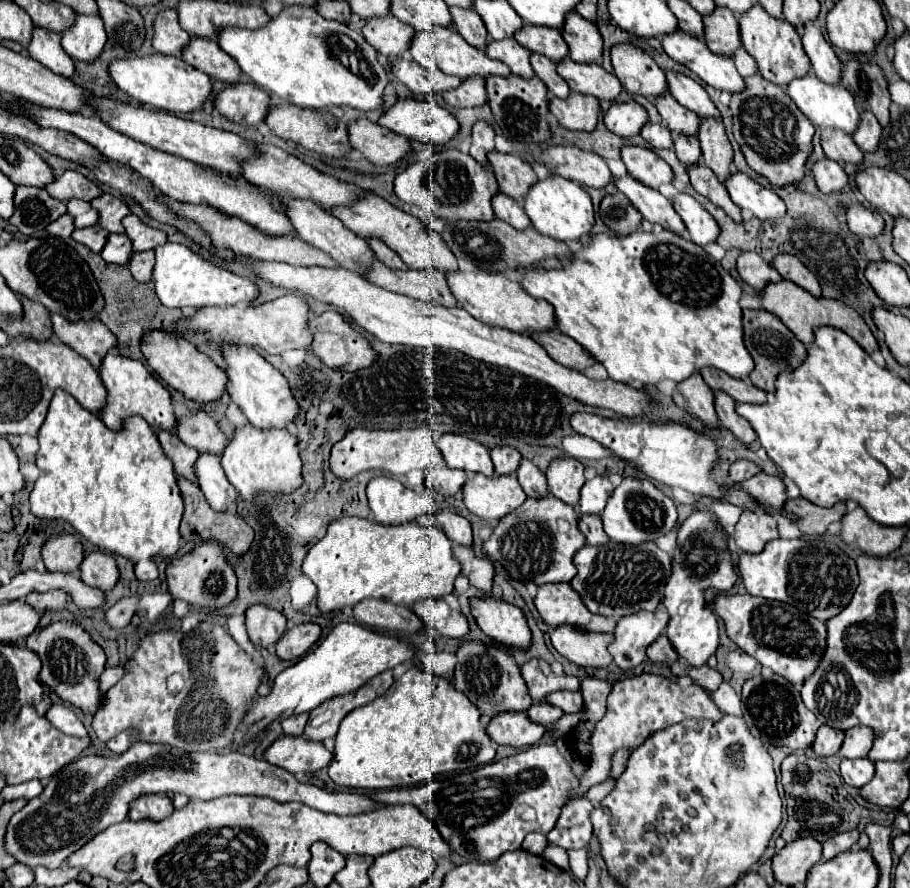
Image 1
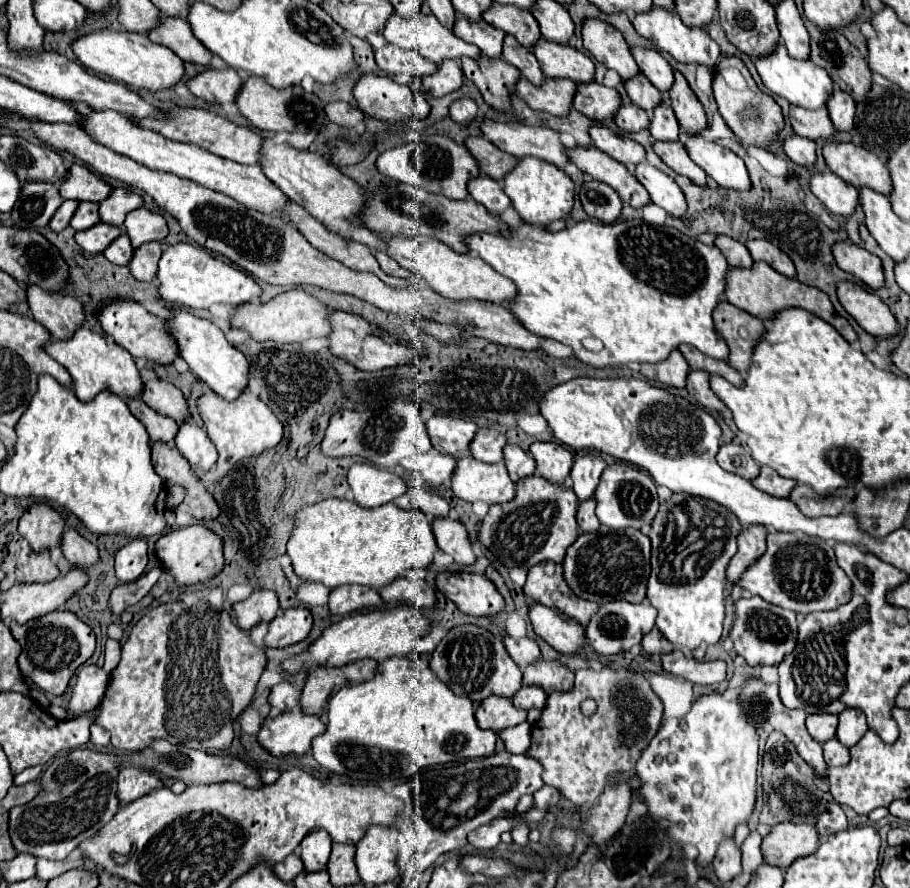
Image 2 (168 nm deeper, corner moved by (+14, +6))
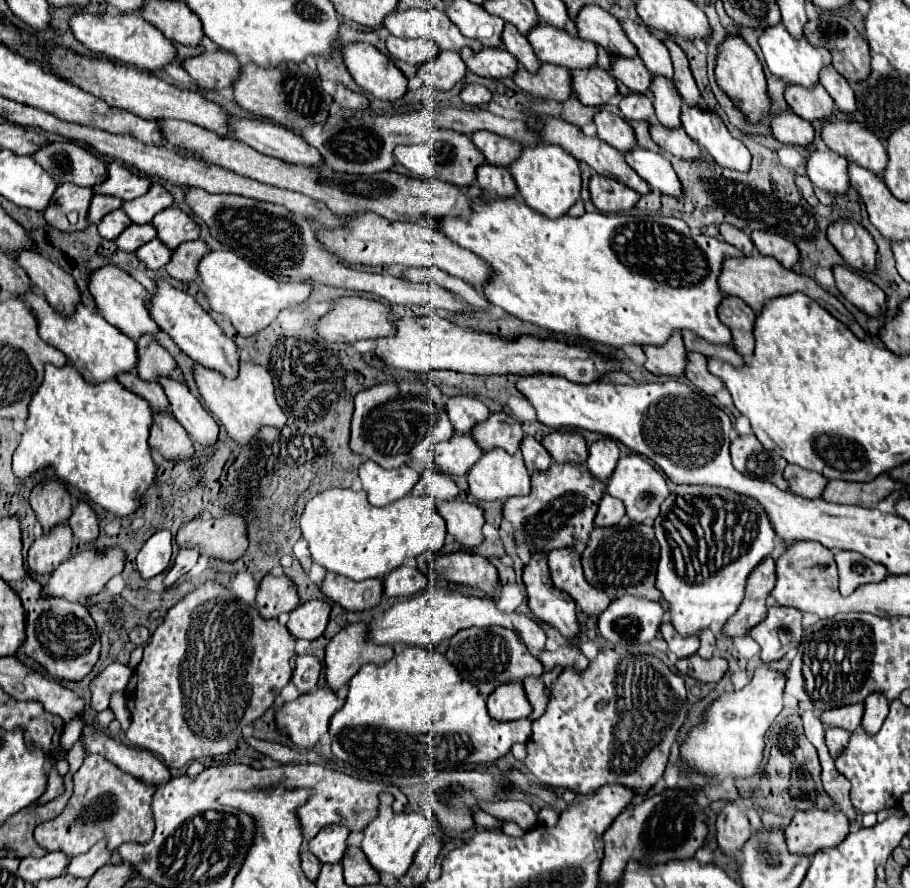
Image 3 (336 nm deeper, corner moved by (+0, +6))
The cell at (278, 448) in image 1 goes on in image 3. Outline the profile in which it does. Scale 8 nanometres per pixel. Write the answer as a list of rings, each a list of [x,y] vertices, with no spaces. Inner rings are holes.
[[[243,359],[237,379],[227,379],[211,369],[195,365],[195,381],[209,411],[221,421],[229,437],[241,447],[249,445],[261,427],[281,429],[287,423],[287,415],[283,413],[283,409],[275,399],[275,387],[269,371],[263,369],[261,365],[251,363],[249,359]]]

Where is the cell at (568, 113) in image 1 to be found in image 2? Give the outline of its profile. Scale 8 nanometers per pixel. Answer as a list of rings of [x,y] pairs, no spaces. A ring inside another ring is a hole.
[[[521,77],[515,85],[517,95],[525,99],[531,109],[545,111],[559,117],[563,113],[569,113],[575,89],[577,85],[569,79],[545,79],[543,85],[535,87],[533,83],[525,81],[525,77]]]

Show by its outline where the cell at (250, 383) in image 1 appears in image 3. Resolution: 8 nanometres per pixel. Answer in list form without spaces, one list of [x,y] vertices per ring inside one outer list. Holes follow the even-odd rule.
[[[159,281],[157,289],[153,293],[151,305],[149,305],[151,317],[153,321],[159,325],[161,331],[165,331],[183,353],[187,353],[195,363],[223,373],[229,379],[235,379],[239,373],[239,365],[241,365],[241,355],[239,355],[239,347],[233,339],[229,339],[223,329],[215,323],[215,319],[187,293],[173,289],[169,283]]]

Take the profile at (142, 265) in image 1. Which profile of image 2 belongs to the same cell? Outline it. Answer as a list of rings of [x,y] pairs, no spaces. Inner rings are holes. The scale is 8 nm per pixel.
[[[145,243],[143,247],[135,249],[133,261],[129,263],[133,277],[139,281],[153,281],[157,277],[157,263],[161,259],[161,253],[161,243]]]

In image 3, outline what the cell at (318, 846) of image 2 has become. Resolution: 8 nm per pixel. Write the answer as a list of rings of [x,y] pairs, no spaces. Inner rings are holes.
[[[331,825],[323,827],[315,839],[309,841],[309,851],[321,861],[321,863],[339,863],[345,853],[345,841],[347,841],[349,829]]]

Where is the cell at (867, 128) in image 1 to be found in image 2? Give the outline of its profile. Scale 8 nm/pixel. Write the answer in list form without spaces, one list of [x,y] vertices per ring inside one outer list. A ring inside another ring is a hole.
[[[835,89],[827,103],[829,117],[833,125],[841,131],[849,131],[853,127],[853,113],[855,113],[855,101],[849,97],[849,93],[841,93],[841,89]]]

